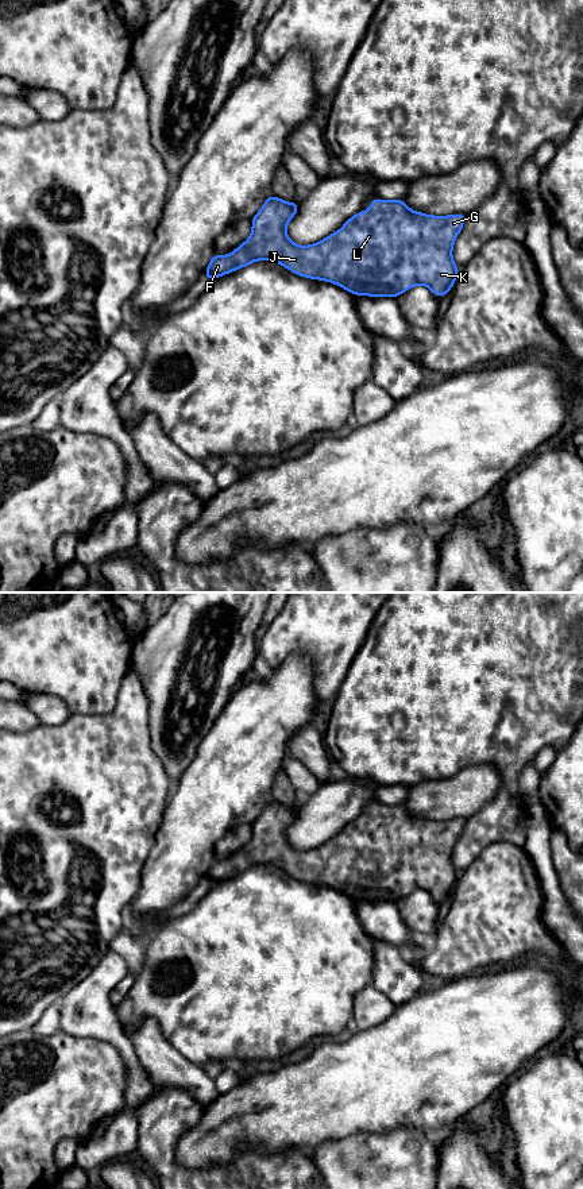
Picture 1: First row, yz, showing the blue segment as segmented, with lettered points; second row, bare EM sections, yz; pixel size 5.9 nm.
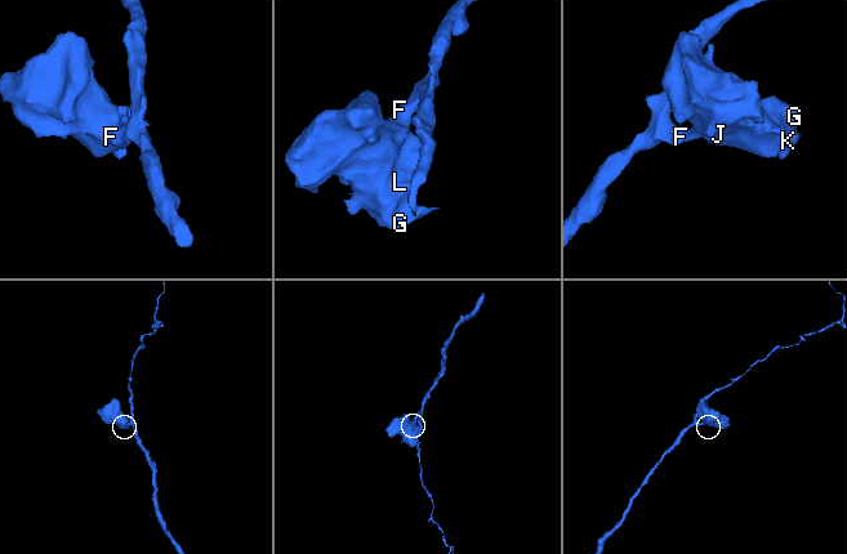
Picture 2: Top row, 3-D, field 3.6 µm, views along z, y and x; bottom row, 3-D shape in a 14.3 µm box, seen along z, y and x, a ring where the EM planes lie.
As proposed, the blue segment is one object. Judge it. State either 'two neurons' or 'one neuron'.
one neuron

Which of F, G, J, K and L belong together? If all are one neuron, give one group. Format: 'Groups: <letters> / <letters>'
Groups: F G J K L

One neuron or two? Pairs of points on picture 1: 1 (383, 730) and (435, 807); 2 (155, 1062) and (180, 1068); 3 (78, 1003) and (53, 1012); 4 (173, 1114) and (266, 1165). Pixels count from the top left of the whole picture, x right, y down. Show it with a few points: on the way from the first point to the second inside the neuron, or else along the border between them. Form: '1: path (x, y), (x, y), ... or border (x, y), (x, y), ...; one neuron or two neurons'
1: border (451, 775), (443, 779), (427, 779), (412, 787); two neurons
2: path (161, 1062), (166, 1068), (174, 1068); one neuron
3: border (57, 1003), (61, 1029); two neurons
4: path (168, 1150), (168, 1161), (181, 1174), (230, 1174); one neuron

